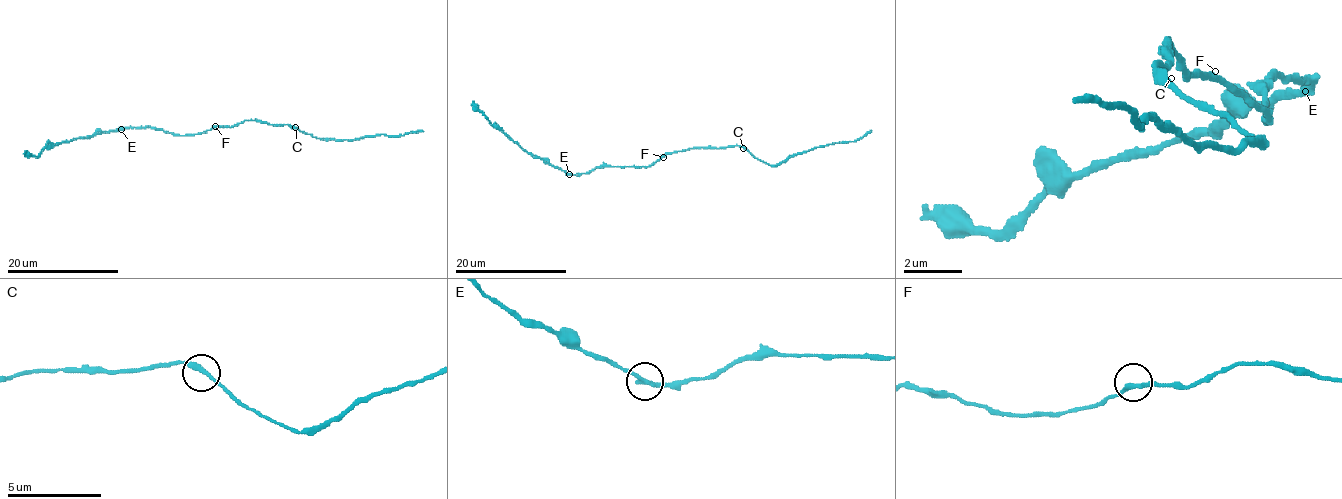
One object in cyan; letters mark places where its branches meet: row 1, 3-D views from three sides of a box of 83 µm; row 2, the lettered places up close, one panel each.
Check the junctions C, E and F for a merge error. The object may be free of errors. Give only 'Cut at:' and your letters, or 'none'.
Cut at: E

